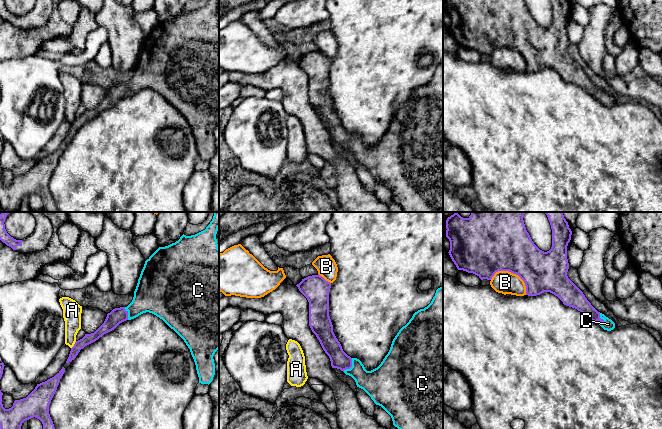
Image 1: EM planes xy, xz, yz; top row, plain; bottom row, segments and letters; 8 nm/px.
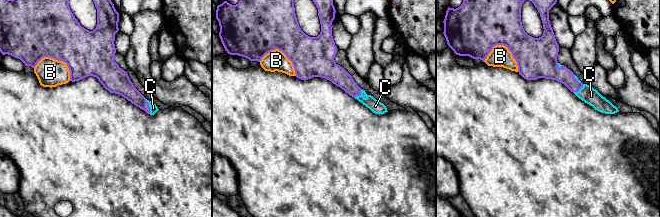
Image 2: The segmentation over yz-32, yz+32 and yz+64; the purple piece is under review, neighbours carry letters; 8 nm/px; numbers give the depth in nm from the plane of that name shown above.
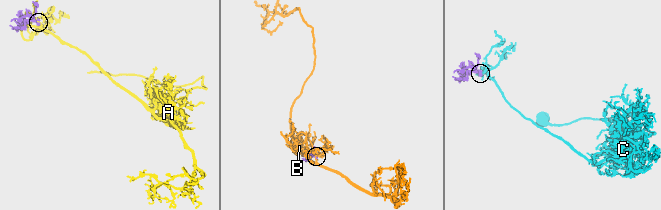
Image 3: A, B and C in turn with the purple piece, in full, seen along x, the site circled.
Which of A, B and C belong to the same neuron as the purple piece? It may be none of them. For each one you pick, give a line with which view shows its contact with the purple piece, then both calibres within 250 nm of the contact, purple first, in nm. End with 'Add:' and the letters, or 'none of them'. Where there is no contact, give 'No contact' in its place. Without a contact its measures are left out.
C: Touches purple in xz. Thickness 150 nm (purple) against 240 nm
Add: C

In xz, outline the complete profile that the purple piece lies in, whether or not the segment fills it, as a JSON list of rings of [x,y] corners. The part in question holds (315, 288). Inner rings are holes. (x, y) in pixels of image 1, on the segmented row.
[[[318,274],[302,279],[296,286],[309,302],[309,326],[329,356],[332,368],[340,369],[351,376],[357,387],[363,389],[376,405],[381,406],[391,416],[393,425],[398,429],[443,429],[443,287],[436,290],[427,307],[415,312],[409,322],[399,330],[381,364],[367,371],[359,359],[351,358],[343,351],[333,332],[329,316],[331,283]]]

